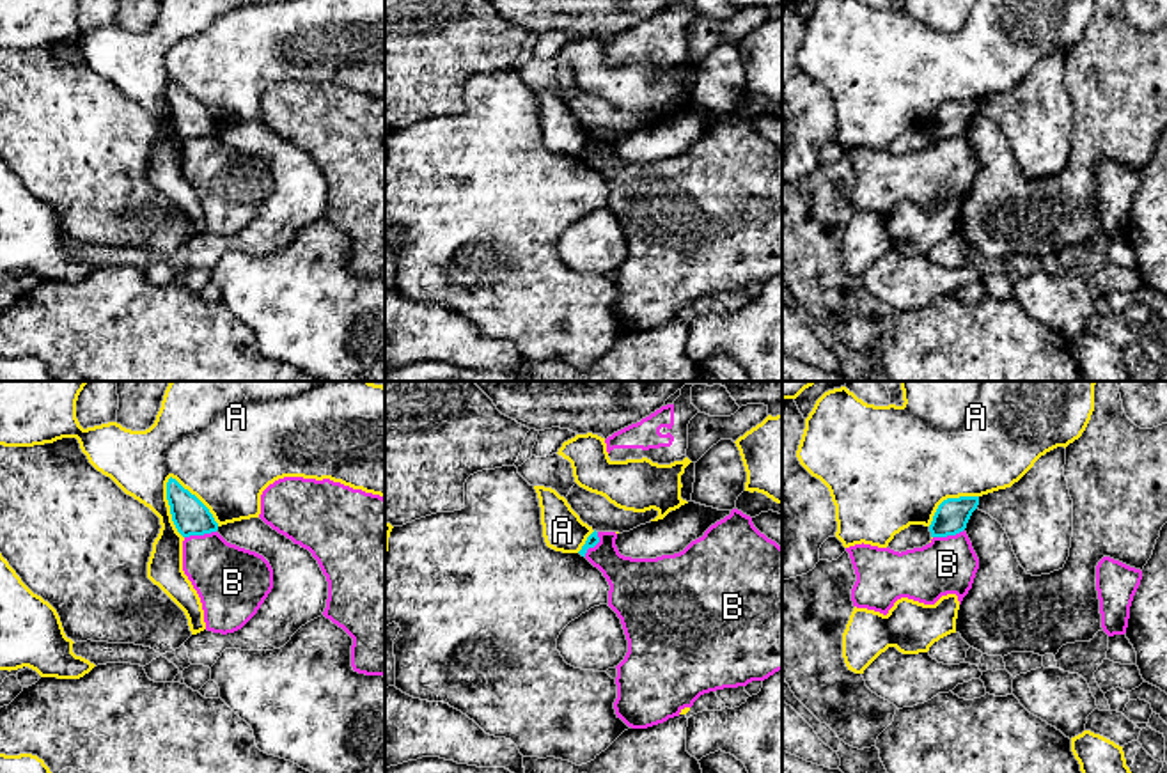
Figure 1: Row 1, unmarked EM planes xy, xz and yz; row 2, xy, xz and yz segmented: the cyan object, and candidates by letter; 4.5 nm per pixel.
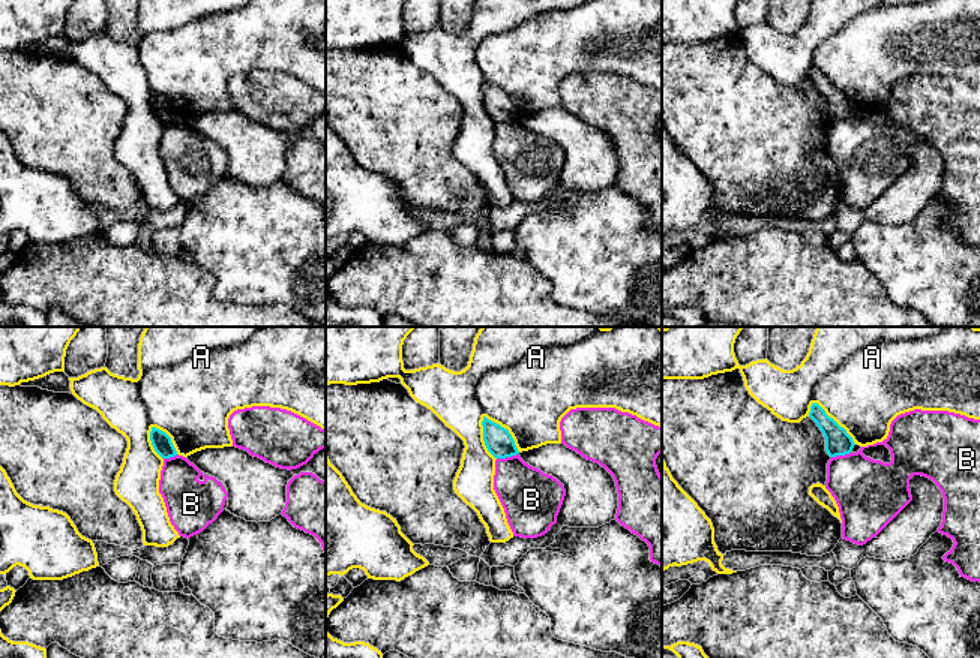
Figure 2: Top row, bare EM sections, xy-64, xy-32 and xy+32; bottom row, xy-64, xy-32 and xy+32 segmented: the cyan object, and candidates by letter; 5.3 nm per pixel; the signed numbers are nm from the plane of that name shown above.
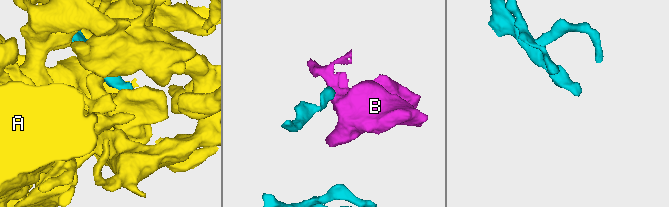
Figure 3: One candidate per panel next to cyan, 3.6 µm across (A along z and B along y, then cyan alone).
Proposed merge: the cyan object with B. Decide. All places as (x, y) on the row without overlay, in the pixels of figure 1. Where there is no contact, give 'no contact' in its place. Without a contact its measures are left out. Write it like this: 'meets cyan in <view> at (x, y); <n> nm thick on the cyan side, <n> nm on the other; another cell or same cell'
meets cyan in xy at (199, 137); 160 nm thick on the cyan side, 320 nm on the other; another cell

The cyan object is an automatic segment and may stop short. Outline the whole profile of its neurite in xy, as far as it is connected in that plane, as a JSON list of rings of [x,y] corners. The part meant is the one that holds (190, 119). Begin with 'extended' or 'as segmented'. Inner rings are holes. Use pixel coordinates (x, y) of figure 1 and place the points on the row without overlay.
as segmented | [[[176,82],[167,85],[167,103],[172,124],[183,140],[204,138],[218,133],[209,112]]]

